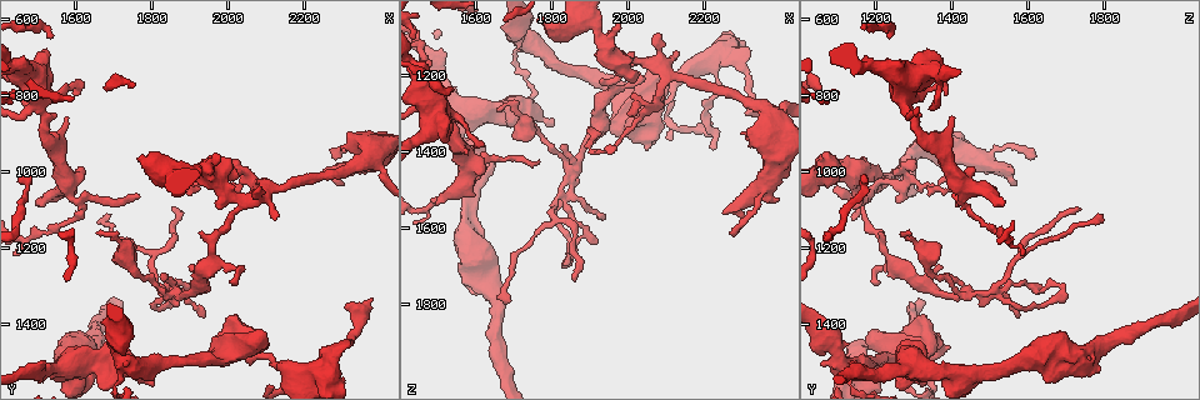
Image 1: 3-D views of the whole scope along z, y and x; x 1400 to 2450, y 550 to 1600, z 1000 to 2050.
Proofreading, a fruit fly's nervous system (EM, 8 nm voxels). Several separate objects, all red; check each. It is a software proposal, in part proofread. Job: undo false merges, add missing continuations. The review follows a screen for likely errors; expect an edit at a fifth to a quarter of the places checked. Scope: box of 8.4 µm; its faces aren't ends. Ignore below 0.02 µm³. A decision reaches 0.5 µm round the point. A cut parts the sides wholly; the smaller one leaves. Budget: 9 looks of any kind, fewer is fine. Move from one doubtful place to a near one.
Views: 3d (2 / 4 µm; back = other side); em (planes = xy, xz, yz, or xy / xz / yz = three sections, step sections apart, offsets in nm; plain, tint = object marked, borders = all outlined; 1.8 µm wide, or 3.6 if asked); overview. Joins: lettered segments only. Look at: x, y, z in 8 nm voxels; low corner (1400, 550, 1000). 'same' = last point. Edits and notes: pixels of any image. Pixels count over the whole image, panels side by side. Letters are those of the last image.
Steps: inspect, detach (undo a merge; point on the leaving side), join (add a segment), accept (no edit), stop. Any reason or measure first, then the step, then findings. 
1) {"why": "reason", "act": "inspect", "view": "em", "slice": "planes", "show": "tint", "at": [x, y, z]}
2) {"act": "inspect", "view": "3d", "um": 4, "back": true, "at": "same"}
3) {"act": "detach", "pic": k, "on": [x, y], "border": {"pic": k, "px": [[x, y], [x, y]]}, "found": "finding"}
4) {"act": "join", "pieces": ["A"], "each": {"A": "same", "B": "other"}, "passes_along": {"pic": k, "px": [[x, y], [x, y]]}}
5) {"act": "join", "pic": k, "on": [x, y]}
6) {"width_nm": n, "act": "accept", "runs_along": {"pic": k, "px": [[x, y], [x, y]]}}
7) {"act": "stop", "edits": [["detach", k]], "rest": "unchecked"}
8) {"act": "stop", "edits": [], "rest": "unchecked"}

{"why": "four arms meet", "act": "inspect", "view": "em", "slice": "planes", "show": "borders", "at": [1865, 1310, 1430]}

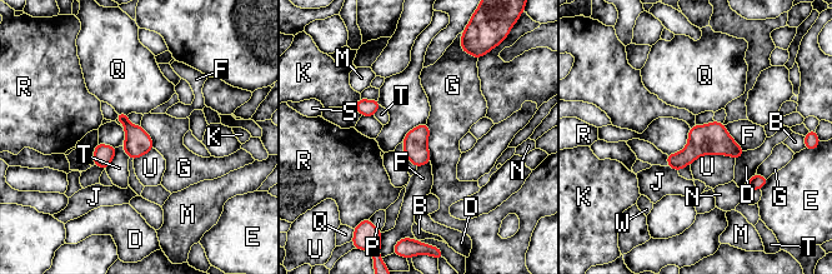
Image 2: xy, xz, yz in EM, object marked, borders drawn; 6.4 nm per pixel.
{"width_nm": 160, "act": "accept", "each": {"B": "other", "D": "other", "E": "other", "F": "other", "G": "other", "J": "other", "K": "other", "M": "other", "N": "other", "P": "other", "Q": "other", "R": "other", "S": "other", "T": "other", "U": "other", "W": "other"}, "border": {"pic": 2, "px": [[426, 123], [431, 162]]}, "found": "all the same cell"}

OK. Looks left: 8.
{"why": "calibre changes", "act": "inspect", "view": "3d", "um": 2, "at": [2330, 980, 1510]}

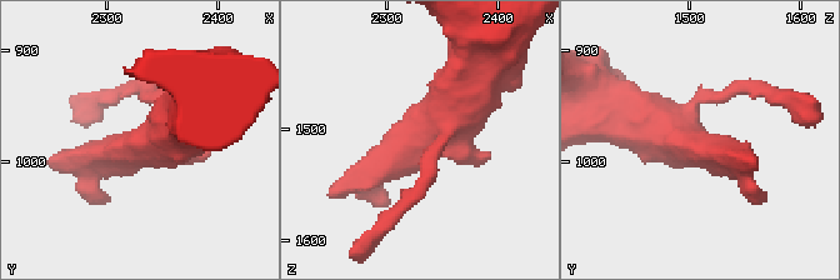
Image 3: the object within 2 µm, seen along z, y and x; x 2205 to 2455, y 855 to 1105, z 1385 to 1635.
{"act": "inspect", "view": "em", "slice": "planes", "show": "tint", "at": [2334, 984, 1506]}

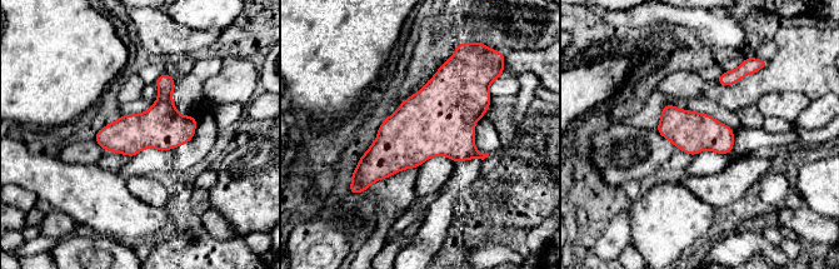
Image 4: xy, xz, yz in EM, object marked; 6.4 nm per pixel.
{"why": "see the neighbours", "act": "inspect", "view": "em", "slice": "planes", "show": "borders", "at": "same"}

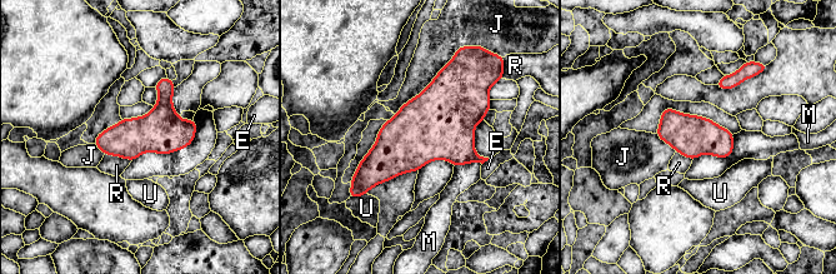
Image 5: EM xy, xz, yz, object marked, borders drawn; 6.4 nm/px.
{"act": "accept", "each": {"E": "other", "J": "other", "M": "other", "R": "other", "U": "other"}, "border": {"pic": 5, "px": [[104, 154], [131, 160]]}, "found": "continuous, no second cell"}

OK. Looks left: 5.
{"act": "inspect", "view": "em", "slice": "planes", "show": "borders", "at": [1670, 1520, 1290]}

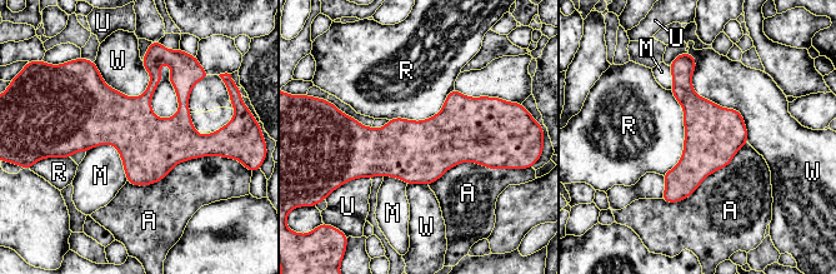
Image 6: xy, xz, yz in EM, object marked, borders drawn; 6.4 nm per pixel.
{"longest_contact_nm": ["W", 700], "act": "accept", "each": {"A": "other", "M": "other", "R": "other", "U": "other", "W": "other"}, "border": {"pic": 6, "px": [[670, 90], [684, 152], [662, 175]]}, "found": "one cell here"}

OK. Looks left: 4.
{"why": "tapers out", "act": "inspect", "view": "3d", "um": 2, "at": [1660, 1155, 1295]}

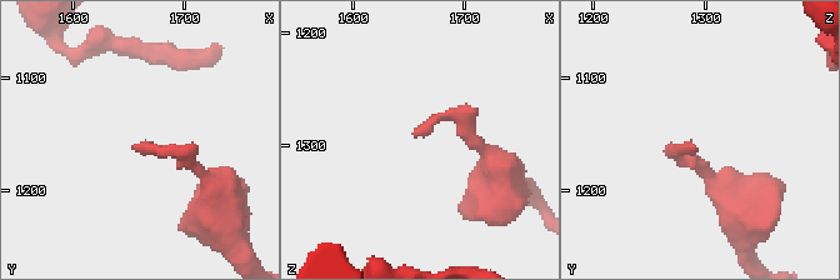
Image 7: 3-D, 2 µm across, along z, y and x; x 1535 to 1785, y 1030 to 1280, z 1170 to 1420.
{"why": "shape alone is not enough", "act": "inspect", "view": "em", "slice": "planes", "show": "plain", "at": [1654, 1160, 1292]}

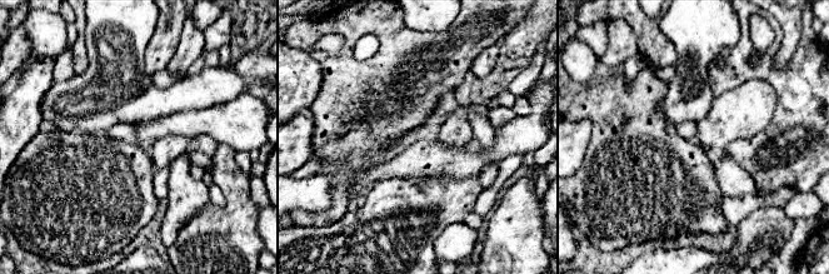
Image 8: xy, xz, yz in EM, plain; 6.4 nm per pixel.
{"act": "inspect", "view": "em", "slice": "planes", "show": "borders", "at": "same"}

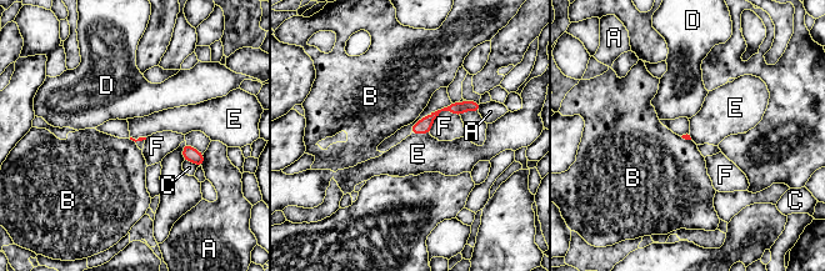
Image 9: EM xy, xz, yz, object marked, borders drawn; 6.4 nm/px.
{"act": "accept", "each": {"A": "other", "B": "other", "C": "other", "D": "other", "E": "other", "F": "other"}, "border": {"pic": 9, "px": [[429, 133], [410, 135]]}, "found": "none of them fits"}

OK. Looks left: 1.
{"act": "stop", "edits": [], "rest": "unchecked"}

